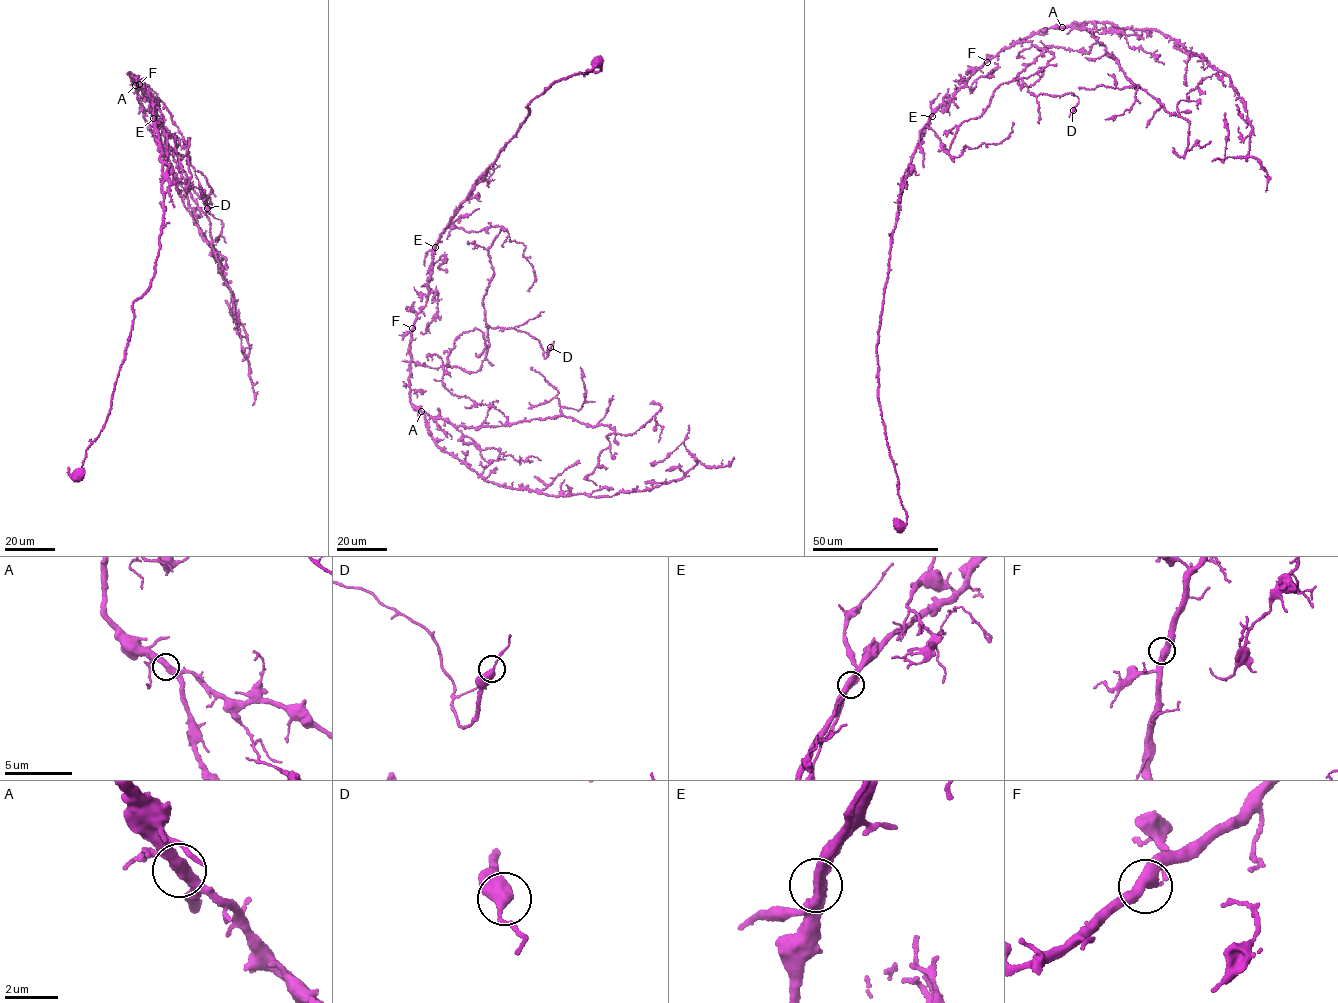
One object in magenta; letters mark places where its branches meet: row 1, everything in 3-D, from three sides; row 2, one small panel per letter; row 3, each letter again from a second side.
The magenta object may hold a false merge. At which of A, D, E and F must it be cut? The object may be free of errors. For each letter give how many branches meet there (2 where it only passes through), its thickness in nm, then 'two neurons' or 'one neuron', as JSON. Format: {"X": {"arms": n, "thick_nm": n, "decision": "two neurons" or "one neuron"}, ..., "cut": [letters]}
{"A": {"arms": 2, "thick_nm": 440, "decision": "one neuron"}, "D": {"arms": 2, "thick_nm": 440, "decision": "one neuron"}, "E": {"arms": 2, "thick_nm": 440, "decision": "two neurons"}, "F": {"arms": 2, "thick_nm": 440, "decision": "one neuron"}, "cut": ["E"]}

